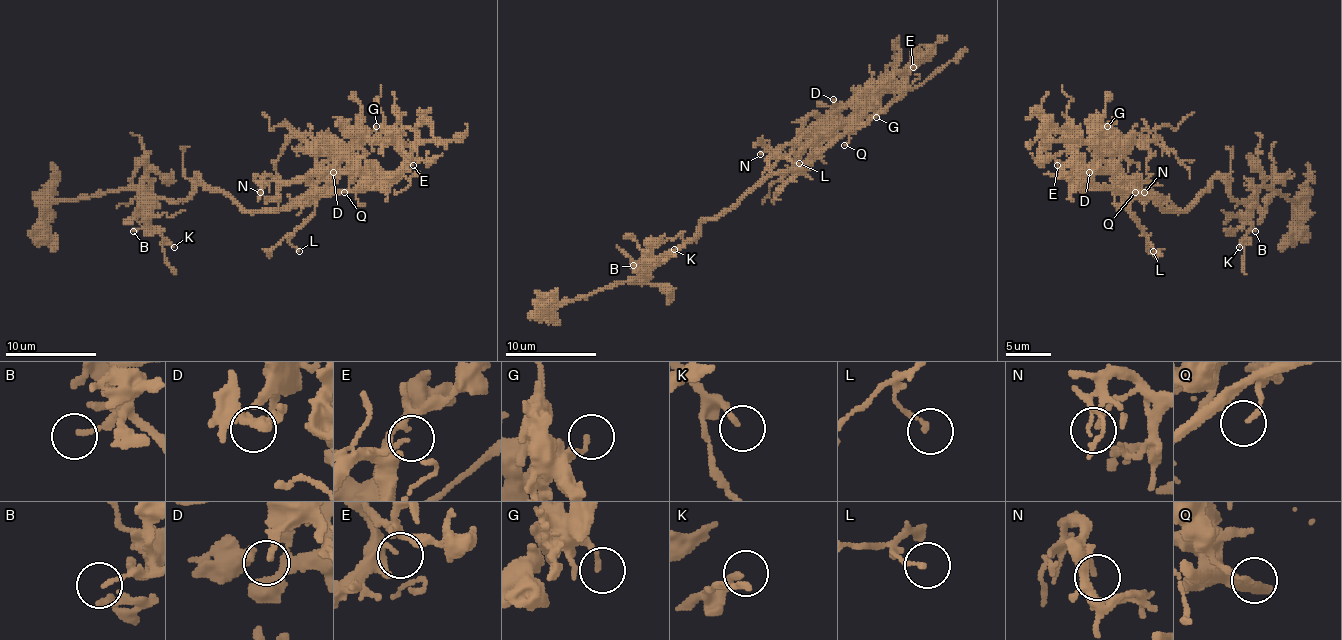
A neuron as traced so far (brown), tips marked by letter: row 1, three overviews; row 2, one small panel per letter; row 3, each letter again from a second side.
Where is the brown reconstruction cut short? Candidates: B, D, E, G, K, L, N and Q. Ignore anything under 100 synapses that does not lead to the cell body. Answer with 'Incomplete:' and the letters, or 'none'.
Incomplete: E

